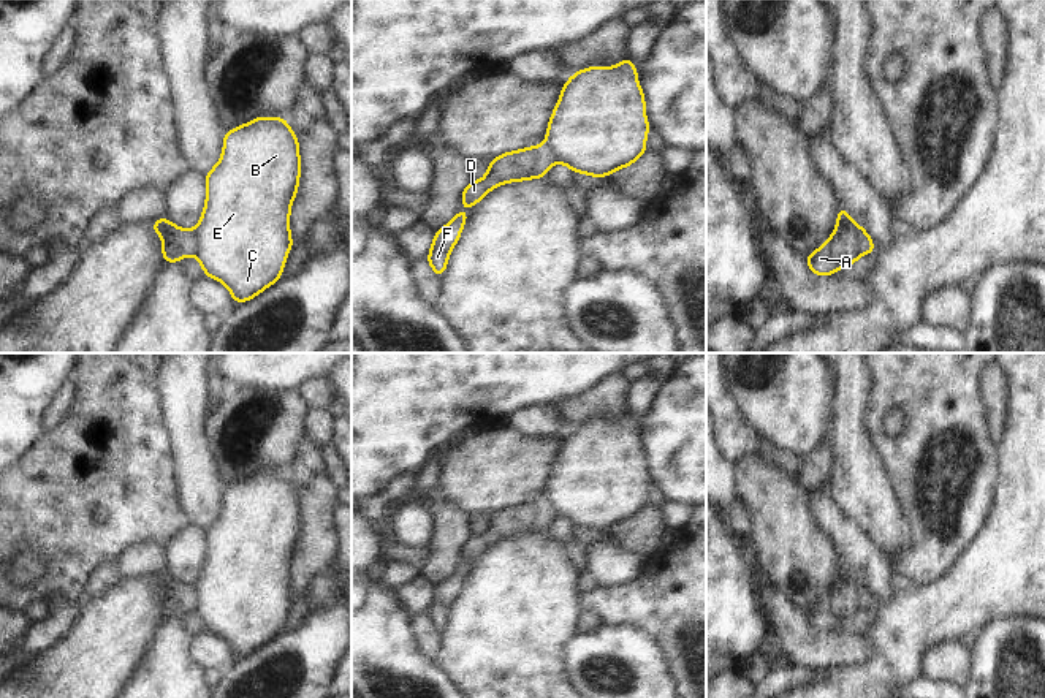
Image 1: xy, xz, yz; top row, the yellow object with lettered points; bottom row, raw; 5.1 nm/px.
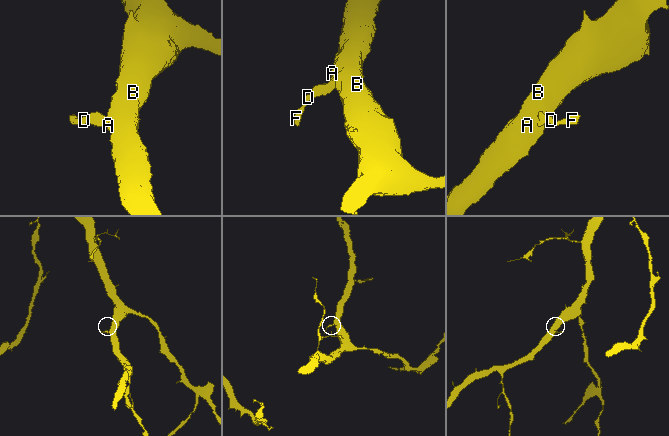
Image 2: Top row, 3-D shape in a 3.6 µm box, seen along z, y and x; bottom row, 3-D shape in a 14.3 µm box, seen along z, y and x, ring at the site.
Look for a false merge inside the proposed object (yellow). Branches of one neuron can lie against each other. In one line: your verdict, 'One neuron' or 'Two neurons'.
Two neurons.

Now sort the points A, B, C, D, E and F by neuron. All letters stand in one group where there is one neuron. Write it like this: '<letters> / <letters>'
A B C E / D F

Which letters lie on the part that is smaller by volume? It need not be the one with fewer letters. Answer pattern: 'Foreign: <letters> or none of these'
Foreign: D, F

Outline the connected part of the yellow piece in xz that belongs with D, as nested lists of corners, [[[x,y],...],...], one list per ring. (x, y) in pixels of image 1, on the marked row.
[[[530,146],[496,157],[481,180],[470,180],[461,195],[461,204],[473,207],[492,188],[518,180],[545,177],[554,165],[553,150],[548,146]]]

